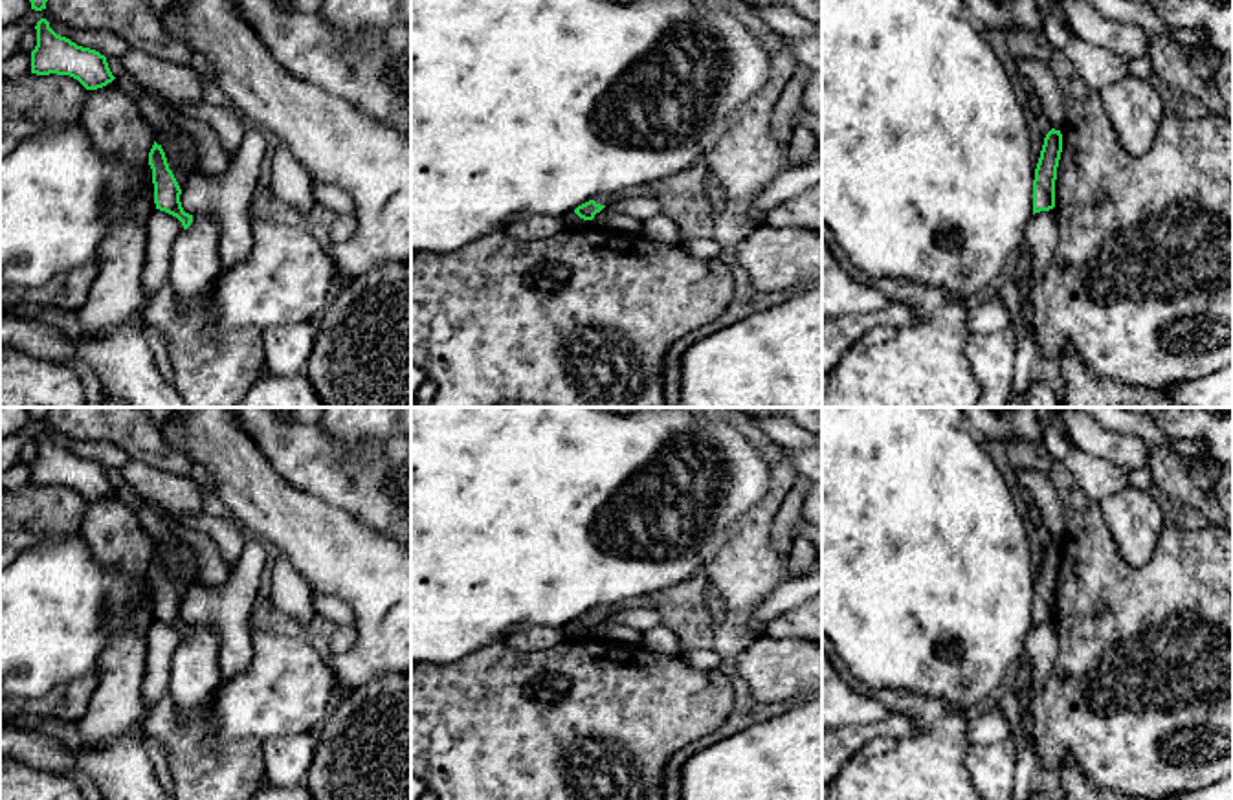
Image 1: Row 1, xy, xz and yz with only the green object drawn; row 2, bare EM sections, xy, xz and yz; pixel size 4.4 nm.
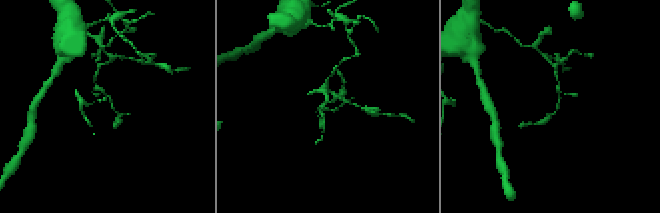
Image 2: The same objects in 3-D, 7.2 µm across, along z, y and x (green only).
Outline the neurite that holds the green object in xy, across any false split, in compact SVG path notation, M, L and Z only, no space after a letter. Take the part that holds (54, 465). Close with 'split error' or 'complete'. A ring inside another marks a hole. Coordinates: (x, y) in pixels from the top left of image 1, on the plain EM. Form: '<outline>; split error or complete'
M40 429L35 440L37 457L31 462L31 484L70 486L86 501L103 499L116 490L105 466L57 446L46 429Z; complete

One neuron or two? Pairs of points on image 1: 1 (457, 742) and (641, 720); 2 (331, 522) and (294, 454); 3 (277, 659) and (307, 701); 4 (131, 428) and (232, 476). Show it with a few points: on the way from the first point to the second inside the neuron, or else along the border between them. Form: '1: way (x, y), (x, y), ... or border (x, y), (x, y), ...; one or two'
1: way (503, 733), (580, 733), (595, 722); one
2: border (279, 472), (292, 485), (342, 507), (353, 518); two
3: way (285, 670), (287, 681), (296, 690); one
4: border (160, 432), (193, 463); two

